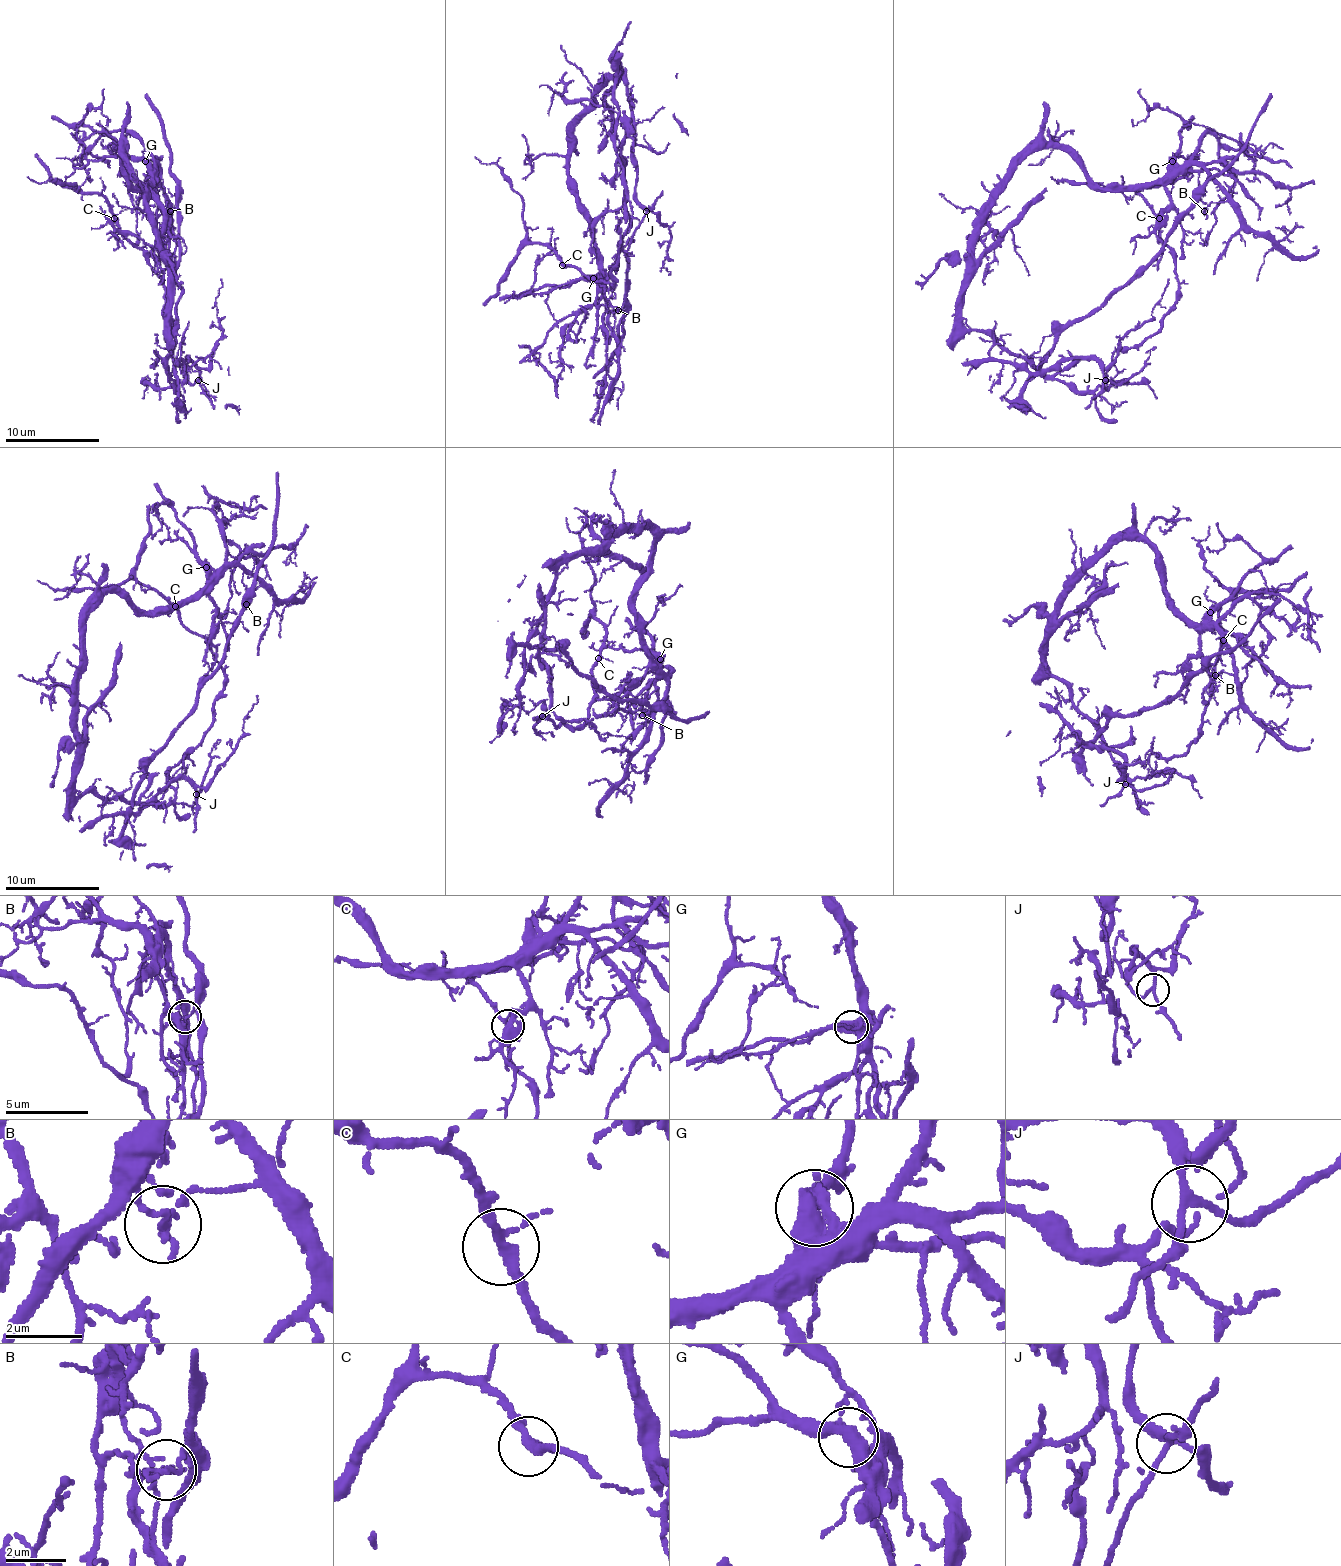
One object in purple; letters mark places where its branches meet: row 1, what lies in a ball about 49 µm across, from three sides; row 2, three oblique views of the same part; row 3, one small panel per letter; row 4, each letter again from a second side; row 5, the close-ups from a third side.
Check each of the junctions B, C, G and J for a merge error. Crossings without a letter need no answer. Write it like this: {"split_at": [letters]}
{"split_at": ["B", "G"]}

